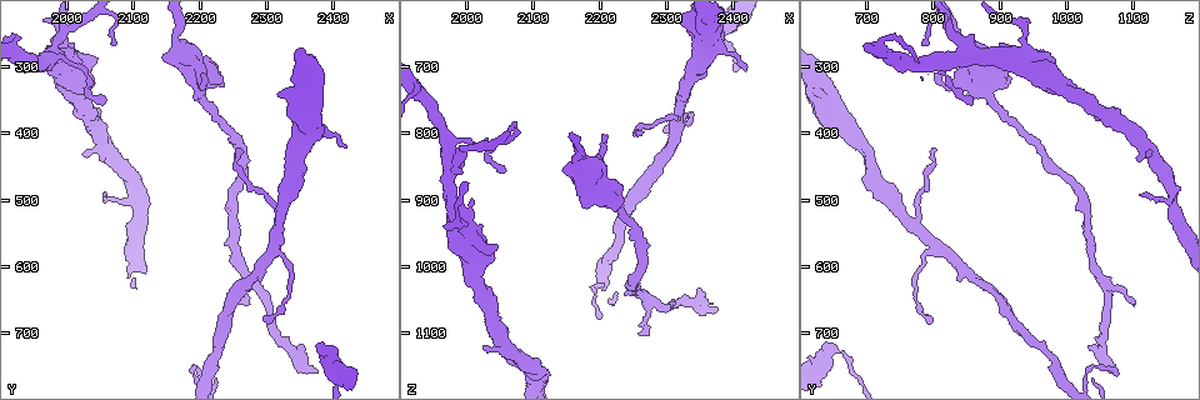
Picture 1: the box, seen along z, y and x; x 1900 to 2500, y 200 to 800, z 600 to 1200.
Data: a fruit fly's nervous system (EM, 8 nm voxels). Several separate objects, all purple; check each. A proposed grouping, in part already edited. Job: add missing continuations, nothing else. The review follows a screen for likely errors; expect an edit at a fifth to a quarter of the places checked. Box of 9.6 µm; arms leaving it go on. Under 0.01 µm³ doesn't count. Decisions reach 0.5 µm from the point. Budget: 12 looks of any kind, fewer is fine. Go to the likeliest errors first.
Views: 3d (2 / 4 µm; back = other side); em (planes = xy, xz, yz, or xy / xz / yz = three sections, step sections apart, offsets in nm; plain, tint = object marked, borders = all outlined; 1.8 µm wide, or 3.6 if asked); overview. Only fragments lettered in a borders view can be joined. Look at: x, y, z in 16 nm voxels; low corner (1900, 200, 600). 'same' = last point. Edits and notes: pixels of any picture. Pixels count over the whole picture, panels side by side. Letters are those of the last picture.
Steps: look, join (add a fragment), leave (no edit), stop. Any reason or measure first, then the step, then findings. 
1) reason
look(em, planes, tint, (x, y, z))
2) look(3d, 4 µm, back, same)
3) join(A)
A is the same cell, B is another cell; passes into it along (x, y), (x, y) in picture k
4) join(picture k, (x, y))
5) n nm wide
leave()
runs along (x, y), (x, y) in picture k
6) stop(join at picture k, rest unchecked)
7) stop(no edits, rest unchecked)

thin end
look(3d, 4 µm, (2375, 765, 1065))

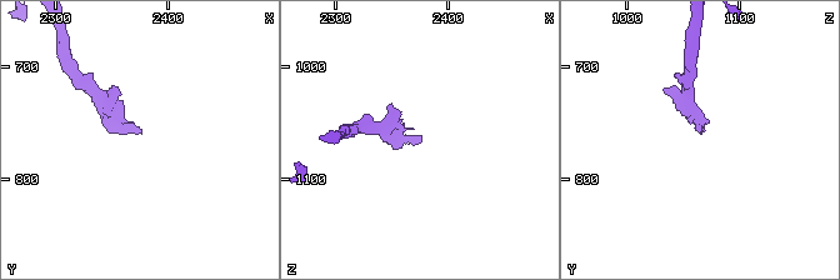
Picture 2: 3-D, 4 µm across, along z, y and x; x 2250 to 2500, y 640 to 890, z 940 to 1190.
need the tissue
look(em, planes, borders, (2374, 760, 1068))

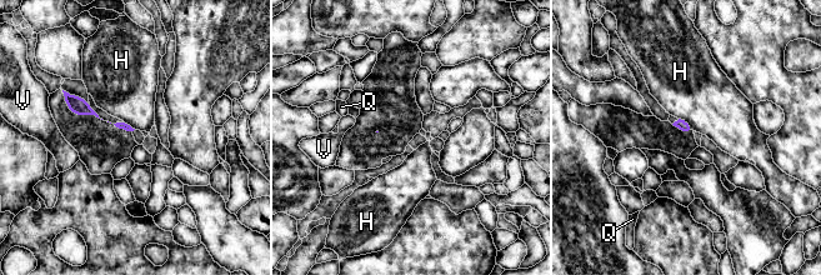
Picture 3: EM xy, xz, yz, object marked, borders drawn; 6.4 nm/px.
leave()
H, Q and V are other cells; border along (679, 118), (684, 119), (694, 130) in picture 3; no lettered fragment goes on from it

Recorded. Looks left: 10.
three arms meet
look(3d, 2 µm, (1970, 285, 855))

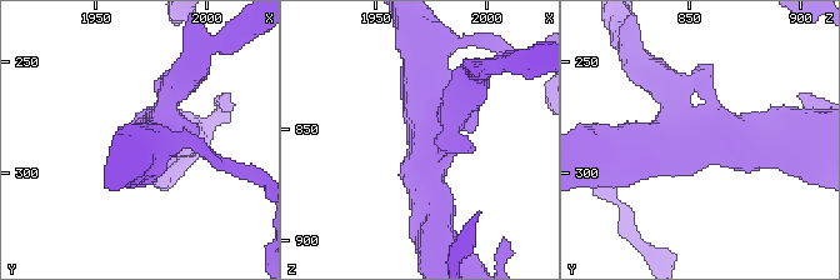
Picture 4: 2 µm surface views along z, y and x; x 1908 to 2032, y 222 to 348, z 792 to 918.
3 arms; arms of 220, 280, 320 nm; shape alone is not enough
look(em, planes, borders, (1973, 285, 852))

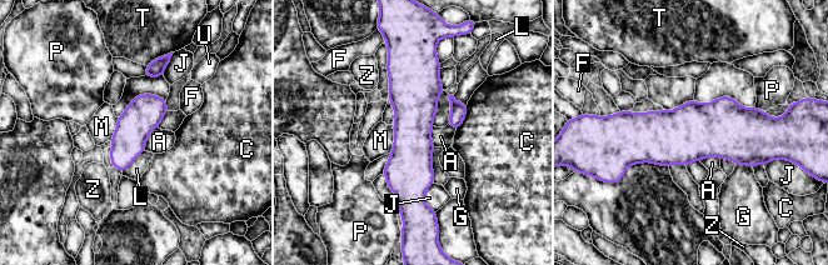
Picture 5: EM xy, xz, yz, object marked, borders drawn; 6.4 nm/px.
L touches over 200 nm
leave()
A, C, F, G, J, L, M, P, T, U and Z are other cells; border along (158, 126), (148, 136), (144, 150) in picture 5; none of them fits

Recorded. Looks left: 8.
an open end
look(3d, 2 µm, (2205, 310, 810))

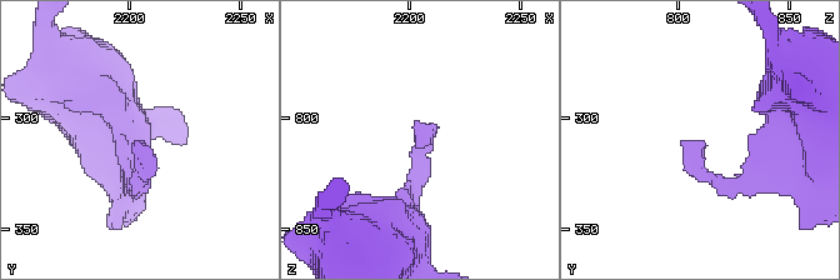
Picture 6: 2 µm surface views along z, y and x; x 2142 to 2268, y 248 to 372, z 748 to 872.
now the EM
look(em, planes, borders, (2205, 310, 812))

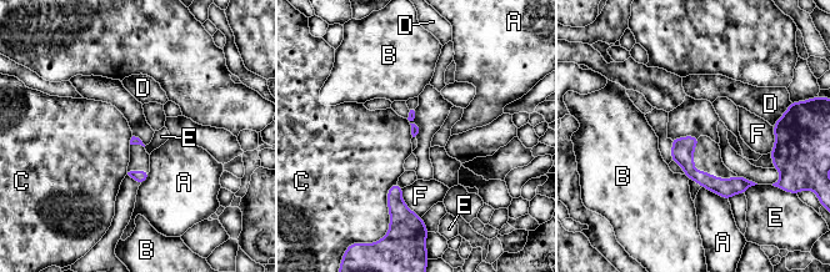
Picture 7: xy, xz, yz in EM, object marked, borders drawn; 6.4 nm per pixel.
leave()
A, B, C, D, E and F are other cells; runs along (675, 141), (698, 176), (741, 190) in picture 7; none of them fits

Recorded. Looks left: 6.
branch stops here
look(3d, 4 µm, (2040, 290, 965))

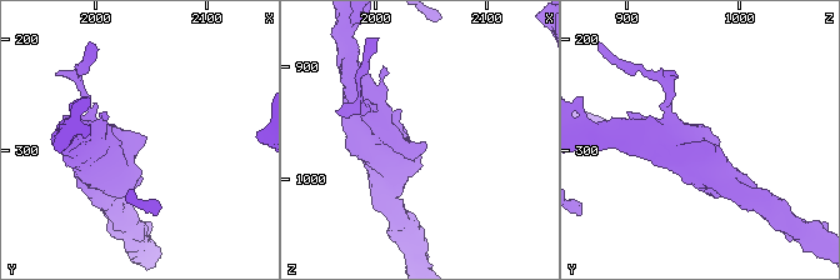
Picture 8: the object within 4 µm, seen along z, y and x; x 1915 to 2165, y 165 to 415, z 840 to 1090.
look(em, planes, borders, (2046, 290, 968))

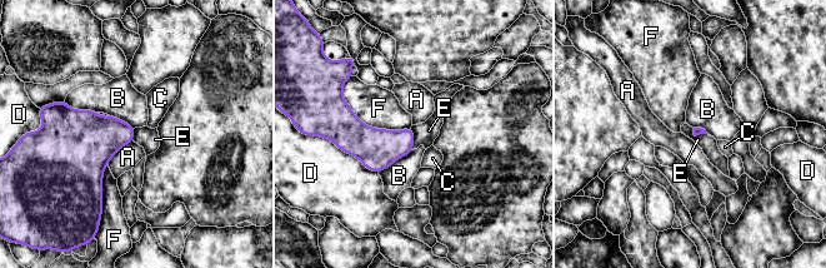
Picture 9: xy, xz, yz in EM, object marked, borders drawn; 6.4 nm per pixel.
F touches over 500 nm
leave()
A, B, C, D, E and F are other cells; none of them fits

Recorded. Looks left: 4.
an open end
look(3d, 2 µm, back, (2055, 355, 860))

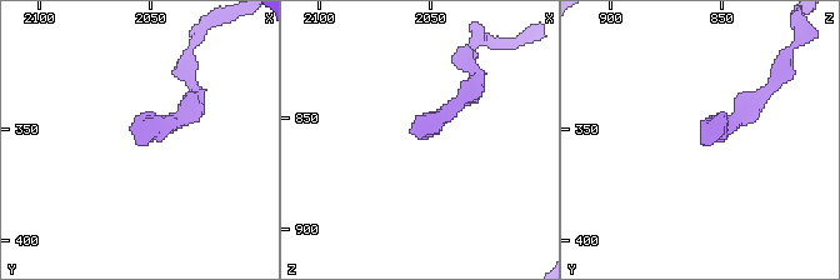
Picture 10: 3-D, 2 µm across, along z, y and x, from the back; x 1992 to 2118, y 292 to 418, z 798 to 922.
look(em, planes, borders, (2052, 358, 856))

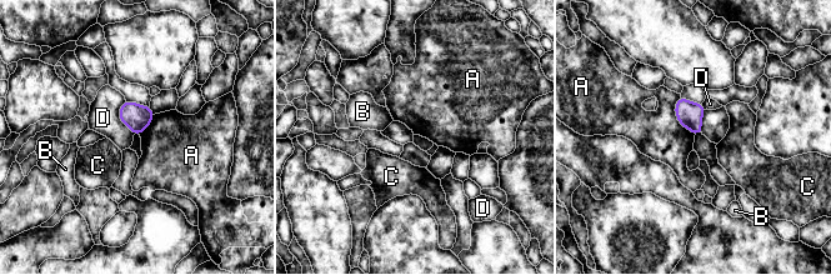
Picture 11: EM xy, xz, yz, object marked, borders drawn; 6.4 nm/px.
160 nm wide
leave()
A, B, C and D are other cells; border along (680, 95), (675, 116), (695, 134) in picture 11; none of them fits

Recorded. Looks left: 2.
stop(no edits, rest unchecked)

